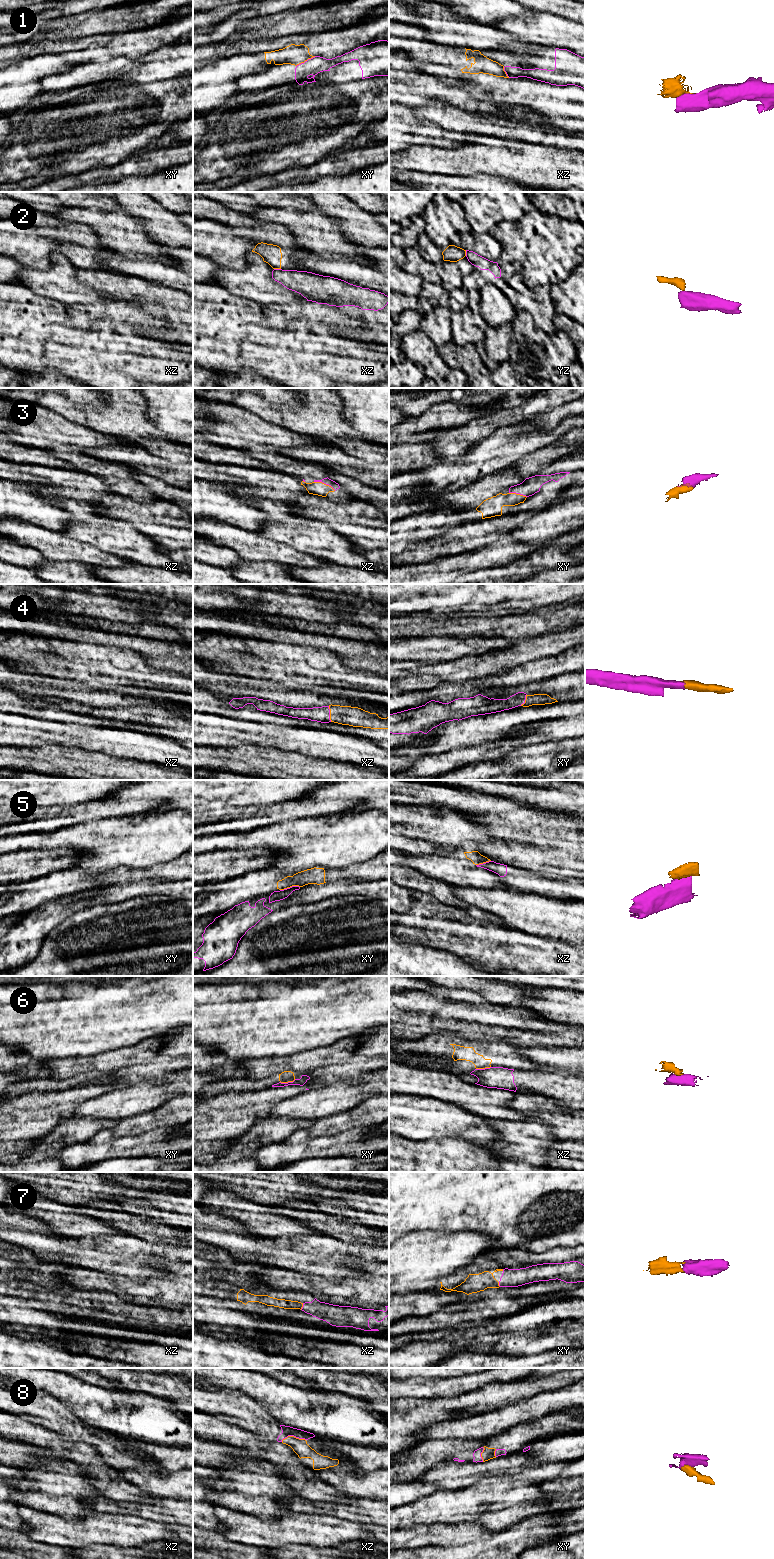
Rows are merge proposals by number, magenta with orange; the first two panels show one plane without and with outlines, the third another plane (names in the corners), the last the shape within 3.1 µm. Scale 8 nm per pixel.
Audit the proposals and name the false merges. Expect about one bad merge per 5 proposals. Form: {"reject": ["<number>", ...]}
{"reject": ["1", "2", "5", "6"]}

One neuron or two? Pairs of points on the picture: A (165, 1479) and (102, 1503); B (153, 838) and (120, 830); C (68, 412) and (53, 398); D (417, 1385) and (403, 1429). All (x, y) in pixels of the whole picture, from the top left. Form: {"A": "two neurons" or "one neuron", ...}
{"A": "two neurons", "B": "one neuron", "C": "one neuron", "D": "two neurons"}

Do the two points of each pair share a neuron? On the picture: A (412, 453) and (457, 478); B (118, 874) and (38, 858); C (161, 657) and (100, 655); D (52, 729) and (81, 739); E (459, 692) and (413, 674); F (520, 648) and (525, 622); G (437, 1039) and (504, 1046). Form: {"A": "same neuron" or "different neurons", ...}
{"A": "different neurons", "B": "different neurons", "C": "different neurons", "D": "same neuron", "E": "different neurons", "F": "different neurons", "G": "same neuron"}

